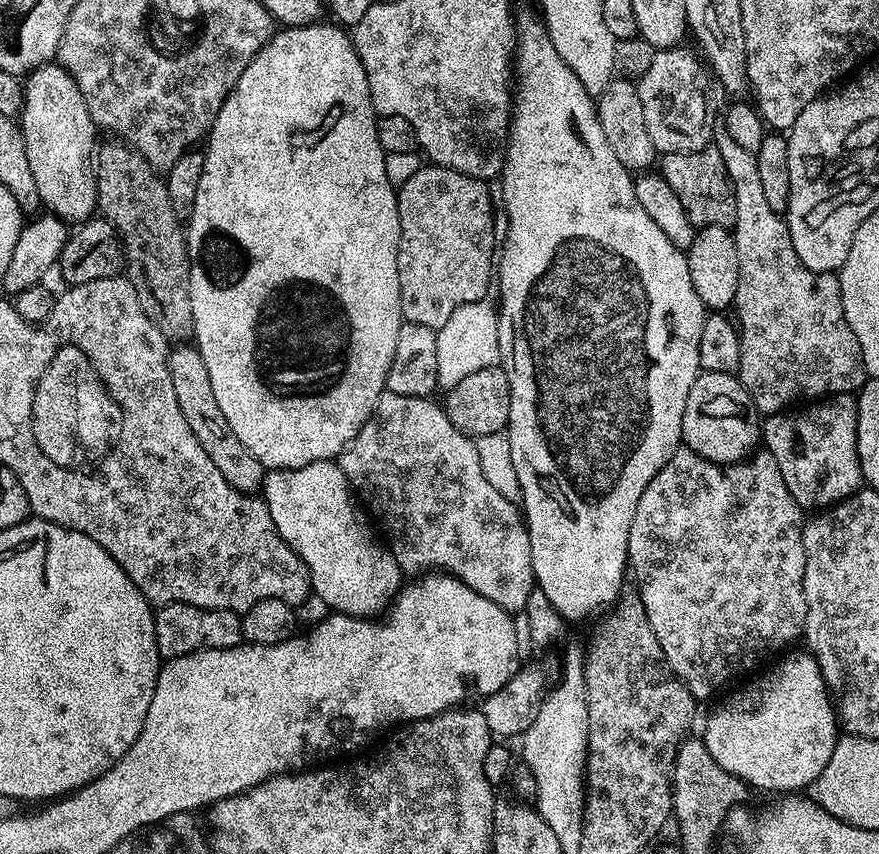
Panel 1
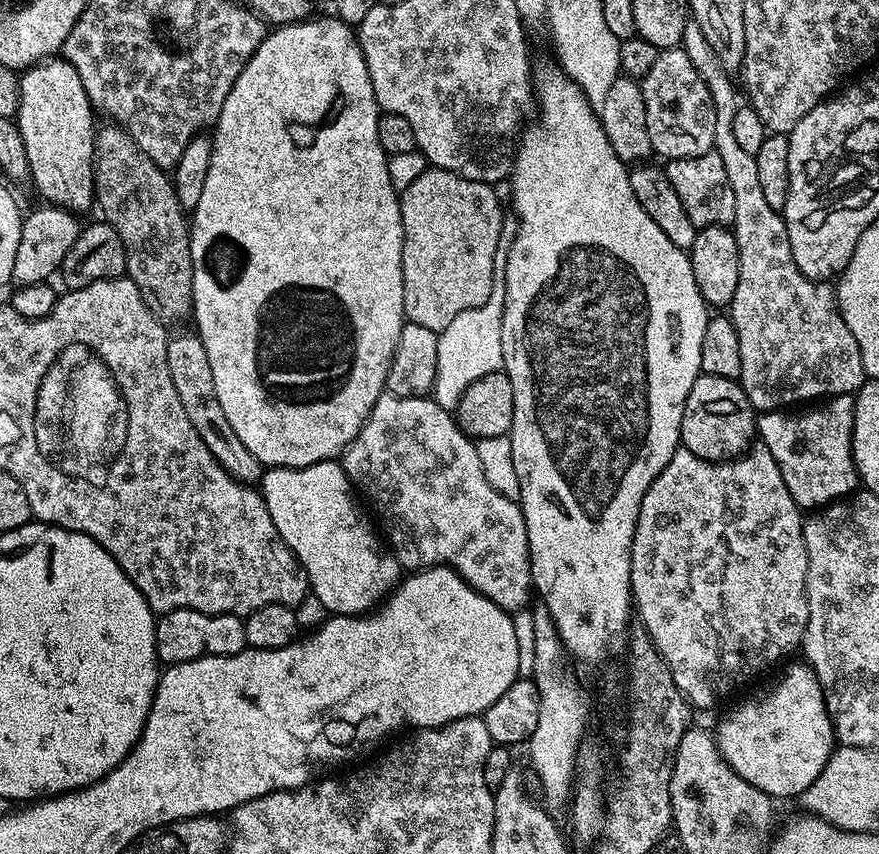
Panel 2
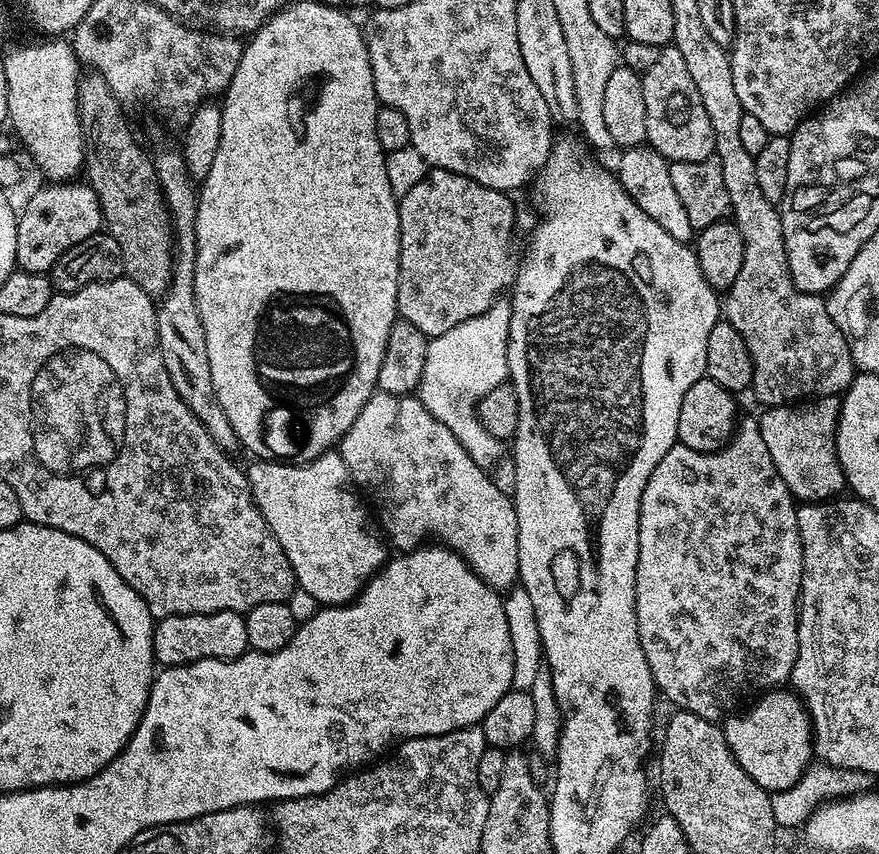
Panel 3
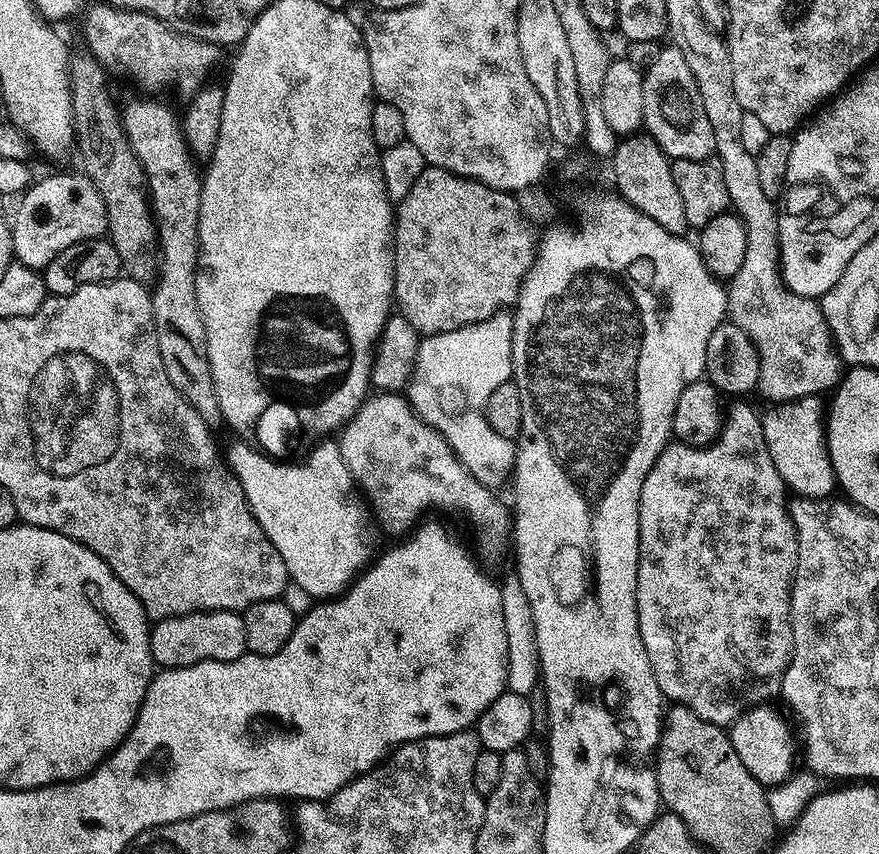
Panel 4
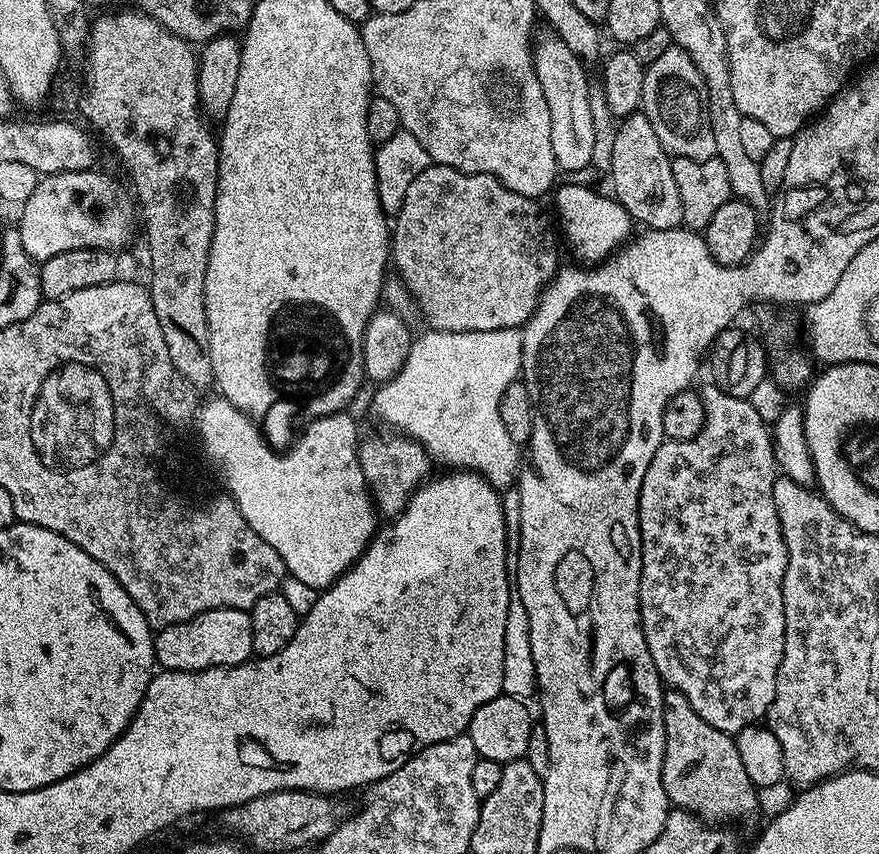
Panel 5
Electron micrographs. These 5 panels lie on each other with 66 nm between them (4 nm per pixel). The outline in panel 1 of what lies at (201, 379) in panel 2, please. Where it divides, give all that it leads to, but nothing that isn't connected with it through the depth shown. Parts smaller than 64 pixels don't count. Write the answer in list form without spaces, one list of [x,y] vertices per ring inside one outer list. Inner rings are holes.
[[[180,346],[173,349],[168,357],[168,369],[171,382],[174,383],[174,394],[178,395],[178,402],[182,409],[183,417],[190,425],[195,438],[202,445],[202,450],[210,456],[214,466],[222,472],[226,482],[234,486],[239,492],[253,495],[262,487],[266,469],[264,464],[258,462],[250,450],[239,441],[237,434],[230,427],[230,422],[219,409],[215,401],[214,390],[211,389],[210,374],[206,371],[206,364],[202,362],[199,349],[194,346]]]

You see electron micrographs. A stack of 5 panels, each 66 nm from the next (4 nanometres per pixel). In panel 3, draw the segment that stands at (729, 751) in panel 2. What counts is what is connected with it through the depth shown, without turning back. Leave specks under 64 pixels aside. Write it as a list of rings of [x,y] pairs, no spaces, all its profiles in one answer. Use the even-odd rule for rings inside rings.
[[[792,690],[765,692],[752,706],[753,708],[749,712],[741,711],[739,714],[733,714],[723,721],[724,737],[738,762],[738,766],[742,766],[742,770],[746,770],[746,774],[750,774],[750,778],[754,778],[754,782],[758,782],[758,786],[765,788],[769,794],[781,792],[790,786],[794,786],[794,782],[798,782],[798,778],[814,760],[812,722],[808,709],[804,707],[803,700]]]

